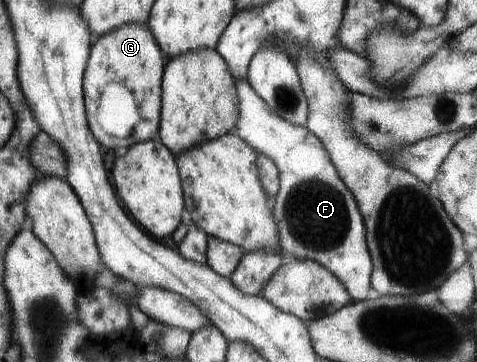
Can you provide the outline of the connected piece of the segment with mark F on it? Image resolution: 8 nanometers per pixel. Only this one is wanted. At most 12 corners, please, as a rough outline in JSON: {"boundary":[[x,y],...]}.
{"boundary":[[235,81],[233,133],[280,172],[282,252],[367,299],[365,221],[327,148]]}

